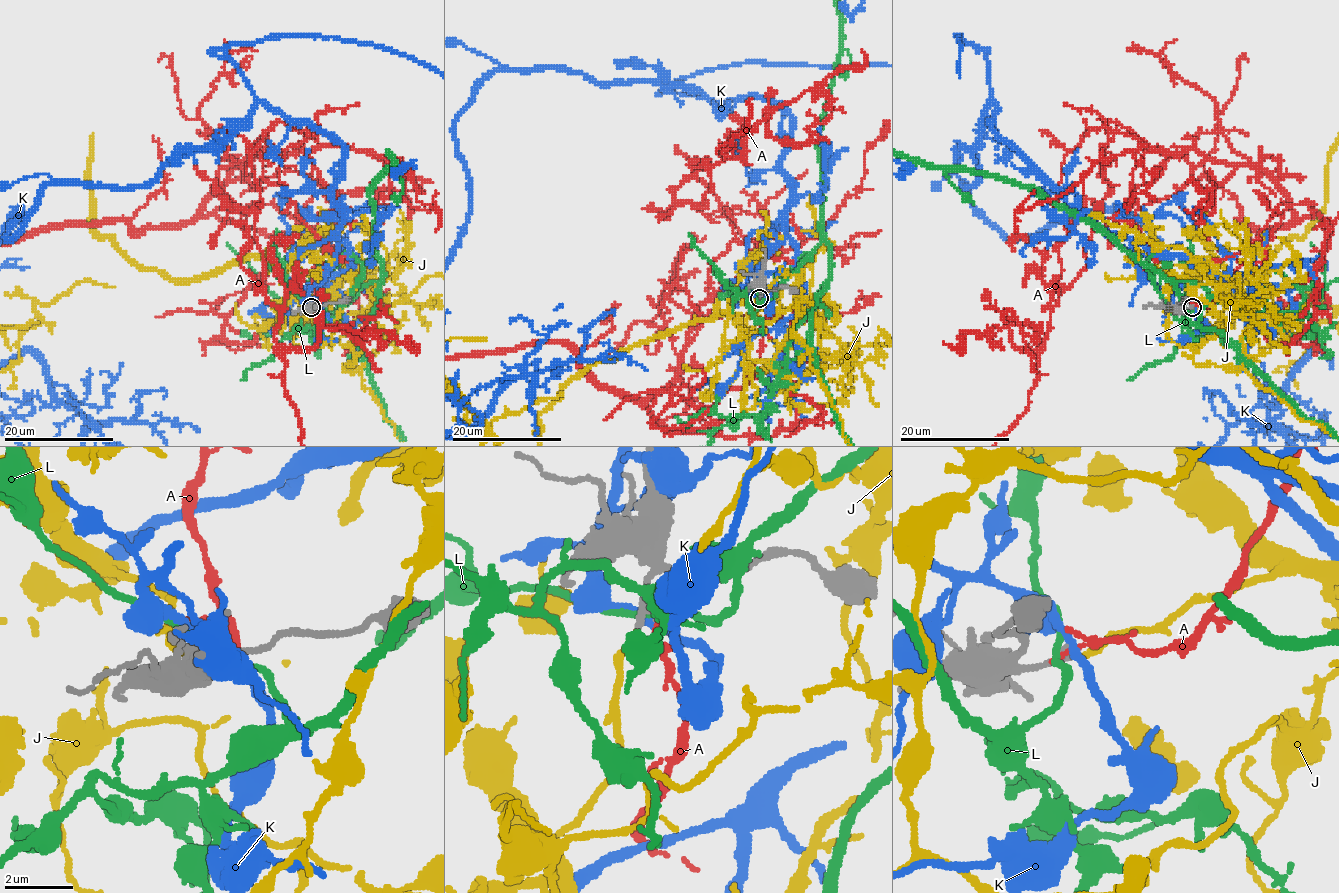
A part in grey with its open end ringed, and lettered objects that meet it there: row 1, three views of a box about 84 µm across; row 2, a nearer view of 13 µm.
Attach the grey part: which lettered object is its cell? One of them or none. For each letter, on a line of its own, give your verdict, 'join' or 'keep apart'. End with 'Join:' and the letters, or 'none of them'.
A: keep apart
J: join
K: keep apart
L: keep apart
Join: J

